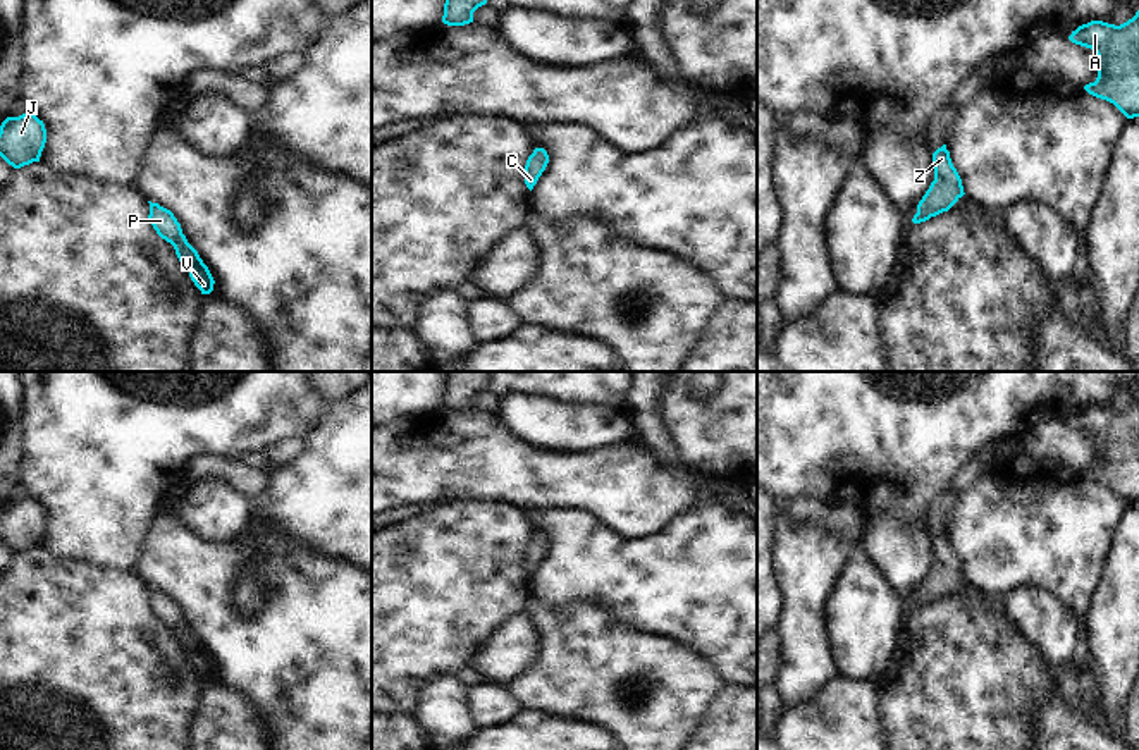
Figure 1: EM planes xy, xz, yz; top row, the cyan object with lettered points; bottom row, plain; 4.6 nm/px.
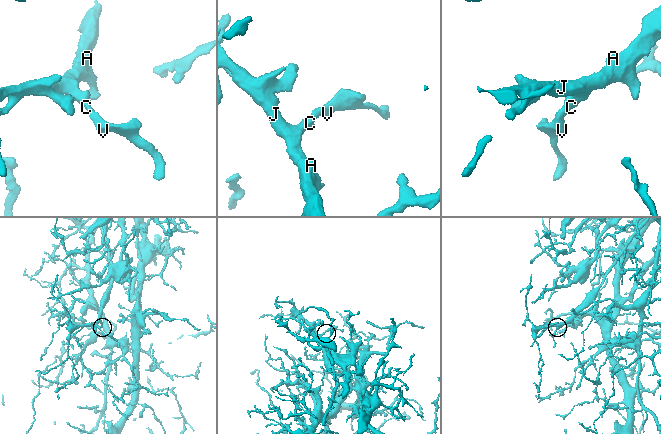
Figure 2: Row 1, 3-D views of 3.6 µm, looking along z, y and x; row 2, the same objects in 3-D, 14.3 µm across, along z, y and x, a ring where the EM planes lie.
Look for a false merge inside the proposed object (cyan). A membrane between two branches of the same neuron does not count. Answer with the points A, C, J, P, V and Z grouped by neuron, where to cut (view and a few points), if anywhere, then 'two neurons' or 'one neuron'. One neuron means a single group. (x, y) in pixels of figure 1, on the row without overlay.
A C J P V Z | no cut | one neuron

